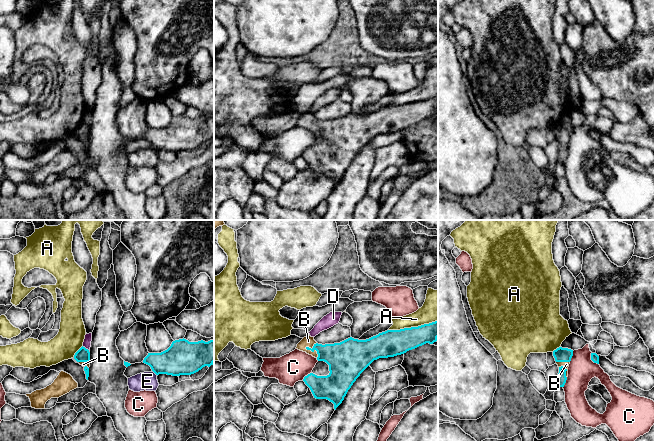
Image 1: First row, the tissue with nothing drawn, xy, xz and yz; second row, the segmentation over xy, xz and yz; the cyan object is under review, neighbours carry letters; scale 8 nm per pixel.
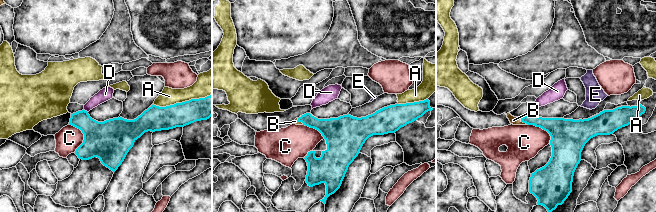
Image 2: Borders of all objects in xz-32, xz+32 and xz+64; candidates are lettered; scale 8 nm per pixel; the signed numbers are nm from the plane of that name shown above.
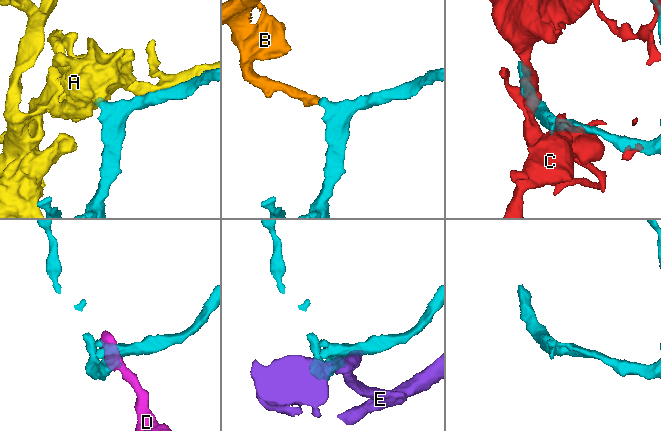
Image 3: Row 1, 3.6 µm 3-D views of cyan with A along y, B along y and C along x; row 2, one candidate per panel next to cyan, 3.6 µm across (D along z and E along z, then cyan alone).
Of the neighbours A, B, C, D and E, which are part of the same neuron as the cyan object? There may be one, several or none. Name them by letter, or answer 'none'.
B

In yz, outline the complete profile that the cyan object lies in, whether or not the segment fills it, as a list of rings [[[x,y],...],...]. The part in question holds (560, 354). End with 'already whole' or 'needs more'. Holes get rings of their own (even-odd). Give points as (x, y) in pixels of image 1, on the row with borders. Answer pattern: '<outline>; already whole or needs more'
[[[559,347],[553,351],[553,356],[559,367],[557,384],[559,387],[564,387],[568,377],[568,367],[573,356],[573,350]]]; needs more

